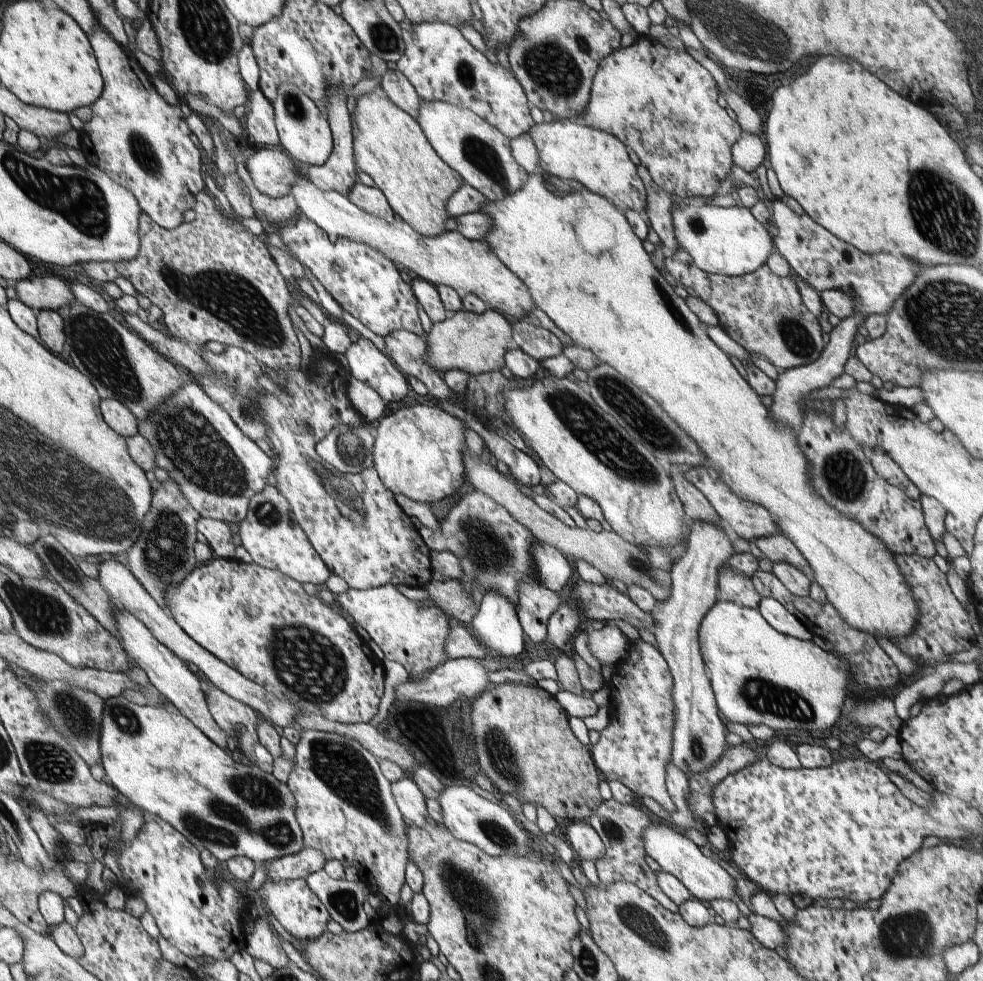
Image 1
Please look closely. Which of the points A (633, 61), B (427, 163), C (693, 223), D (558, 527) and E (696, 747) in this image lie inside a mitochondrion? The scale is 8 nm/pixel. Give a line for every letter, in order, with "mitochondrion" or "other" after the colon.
A: other
B: other
C: mitochondrion
D: other
E: mitochondrion

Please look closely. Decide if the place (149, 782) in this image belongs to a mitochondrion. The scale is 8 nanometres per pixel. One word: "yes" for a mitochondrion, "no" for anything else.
no

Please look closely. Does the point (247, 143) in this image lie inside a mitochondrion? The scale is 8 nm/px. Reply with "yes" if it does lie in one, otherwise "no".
no

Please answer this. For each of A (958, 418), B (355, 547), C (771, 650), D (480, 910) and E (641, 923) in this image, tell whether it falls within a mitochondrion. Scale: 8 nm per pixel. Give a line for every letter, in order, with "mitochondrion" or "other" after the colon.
A: other
B: other
C: other
D: mitochondrion
E: mitochondrion

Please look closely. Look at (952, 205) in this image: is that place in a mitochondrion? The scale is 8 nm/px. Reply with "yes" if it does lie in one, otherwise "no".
yes

